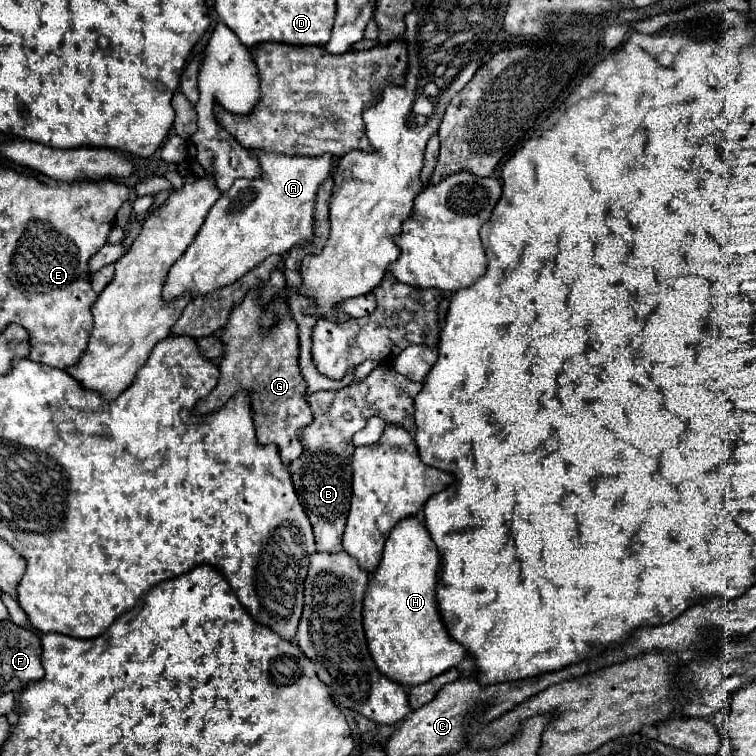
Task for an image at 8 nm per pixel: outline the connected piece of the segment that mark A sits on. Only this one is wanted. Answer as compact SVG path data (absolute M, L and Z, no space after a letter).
M257 152L257 160L261 166L261 174L253 180L237 180L209 210L199 234L195 236L193 244L185 250L181 260L173 264L169 270L167 282L165 282L165 298L173 300L175 296L191 290L193 298L213 292L215 288L233 284L237 278L247 274L253 266L263 262L271 254L285 254L289 248L303 240L313 240L313 224L315 224L315 198L317 190L325 180L333 176L333 156L321 154L321 156L281 156L271 152Z

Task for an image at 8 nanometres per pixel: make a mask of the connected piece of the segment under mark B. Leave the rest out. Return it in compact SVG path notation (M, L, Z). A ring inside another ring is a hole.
M391 364L377 366L363 382L351 384L335 392L315 392L307 396L313 412L313 424L301 428L299 438L303 444L303 456L289 464L289 472L299 494L301 504L313 524L317 552L341 552L341 536L347 522L351 502L351 436L367 424L367 418L381 416L387 422L395 422L405 430L415 430L415 396L421 392L421 382L411 382L399 374Z

